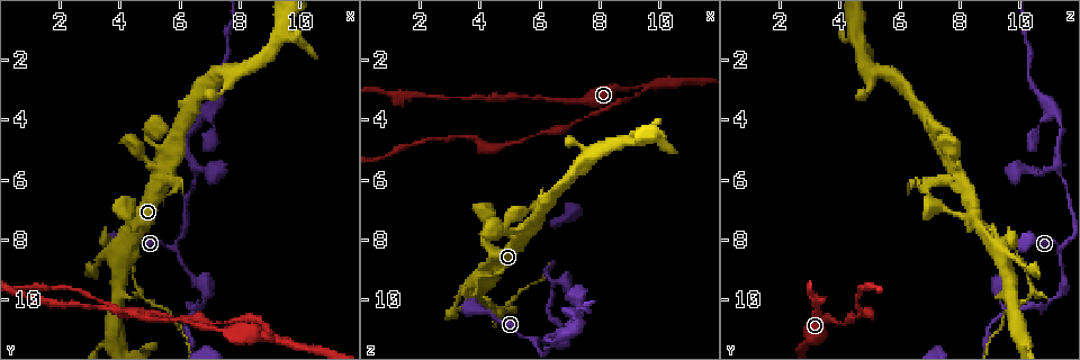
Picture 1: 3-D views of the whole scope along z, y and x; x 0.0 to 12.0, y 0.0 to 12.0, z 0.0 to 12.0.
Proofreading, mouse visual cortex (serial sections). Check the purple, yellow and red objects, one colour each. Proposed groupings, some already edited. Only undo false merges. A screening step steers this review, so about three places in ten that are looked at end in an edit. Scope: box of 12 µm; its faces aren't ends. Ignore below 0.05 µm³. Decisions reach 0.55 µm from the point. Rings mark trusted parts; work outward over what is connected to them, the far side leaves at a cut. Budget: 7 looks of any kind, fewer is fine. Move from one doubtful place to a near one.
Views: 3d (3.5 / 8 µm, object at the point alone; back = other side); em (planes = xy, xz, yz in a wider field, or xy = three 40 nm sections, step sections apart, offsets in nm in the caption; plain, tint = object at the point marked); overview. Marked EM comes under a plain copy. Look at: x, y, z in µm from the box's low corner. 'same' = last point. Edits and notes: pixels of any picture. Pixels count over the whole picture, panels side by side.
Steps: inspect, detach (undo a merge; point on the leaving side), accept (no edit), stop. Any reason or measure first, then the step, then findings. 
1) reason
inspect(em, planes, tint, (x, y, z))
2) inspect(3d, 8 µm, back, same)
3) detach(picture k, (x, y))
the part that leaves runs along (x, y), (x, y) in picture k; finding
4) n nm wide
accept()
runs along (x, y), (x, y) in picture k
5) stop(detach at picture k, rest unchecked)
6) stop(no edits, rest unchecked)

sharp bend
inspect(3d, 8 µm, (3.9, 8.2, 9.6))

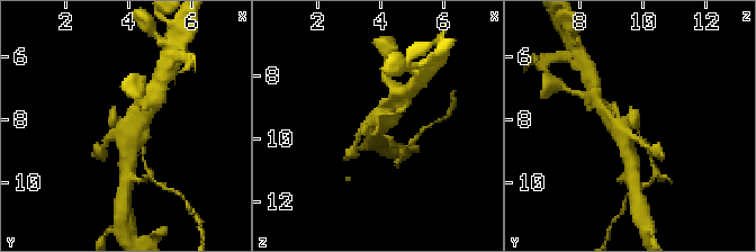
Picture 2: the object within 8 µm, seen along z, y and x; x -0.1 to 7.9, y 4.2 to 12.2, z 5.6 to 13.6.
inspect(3d, 3.5 µm, (4.0, 8.2, 9.5))

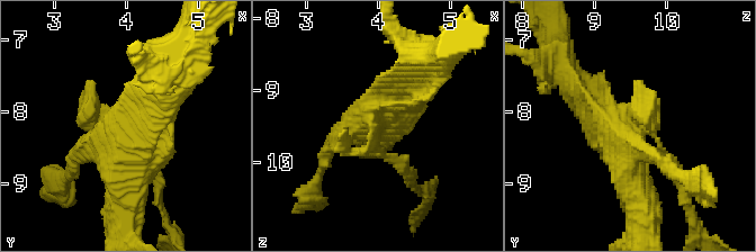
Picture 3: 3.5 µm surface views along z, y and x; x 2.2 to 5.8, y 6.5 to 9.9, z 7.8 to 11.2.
now the EM
inspect(em, xy, step 2, tint, (3.95, 8.15, 9.60))

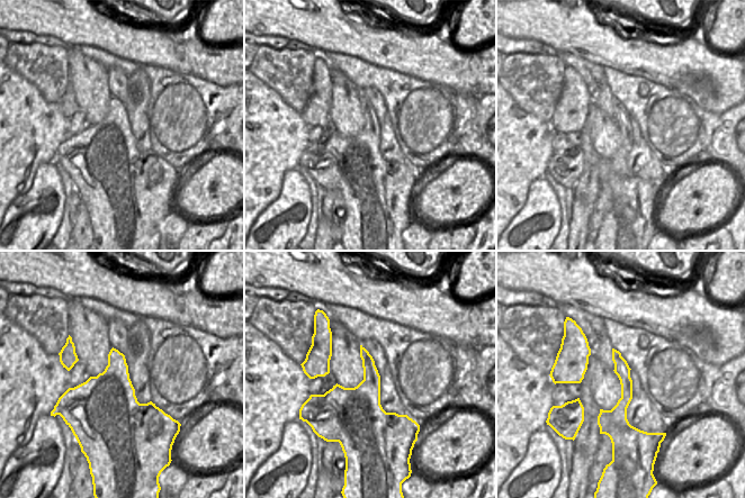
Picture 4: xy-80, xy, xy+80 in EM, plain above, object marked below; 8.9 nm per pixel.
detach(picture 3, (402, 168))
two cells meet here

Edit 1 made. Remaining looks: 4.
abrupt turn
inspect(3d, 3.5 µm, (6.5, 5.6, 11.3))

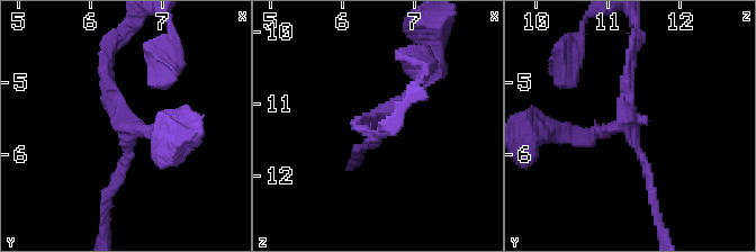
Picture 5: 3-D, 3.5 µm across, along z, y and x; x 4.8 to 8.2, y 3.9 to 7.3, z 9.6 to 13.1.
3 arms; arms of 150, 150, 200 nm
inspect(em, planes, tint, (6.50, 5.55, 11.25))

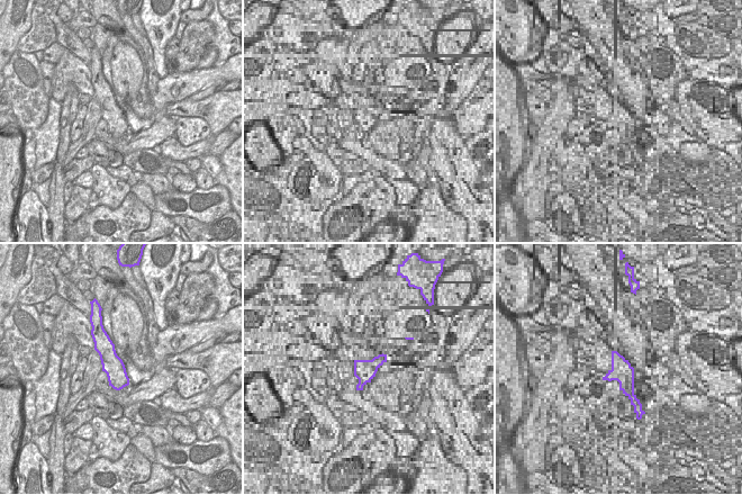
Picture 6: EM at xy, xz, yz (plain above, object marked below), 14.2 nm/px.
cut it another way
inspect(em, xy, step 2, tint, same)

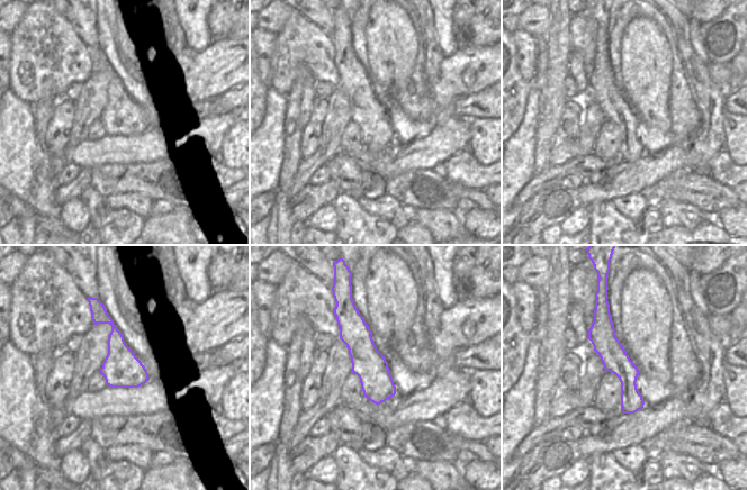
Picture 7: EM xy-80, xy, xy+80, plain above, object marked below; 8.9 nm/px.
accept()
runs along (606, 317), (631, 410) in picture 7; continuous, no second cell

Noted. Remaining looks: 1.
stop(detach at picture 3, rest unchecked)

